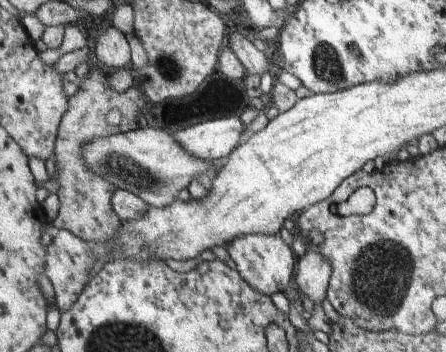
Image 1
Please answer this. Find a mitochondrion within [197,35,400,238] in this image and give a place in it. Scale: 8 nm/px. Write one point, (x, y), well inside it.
(325, 62)

